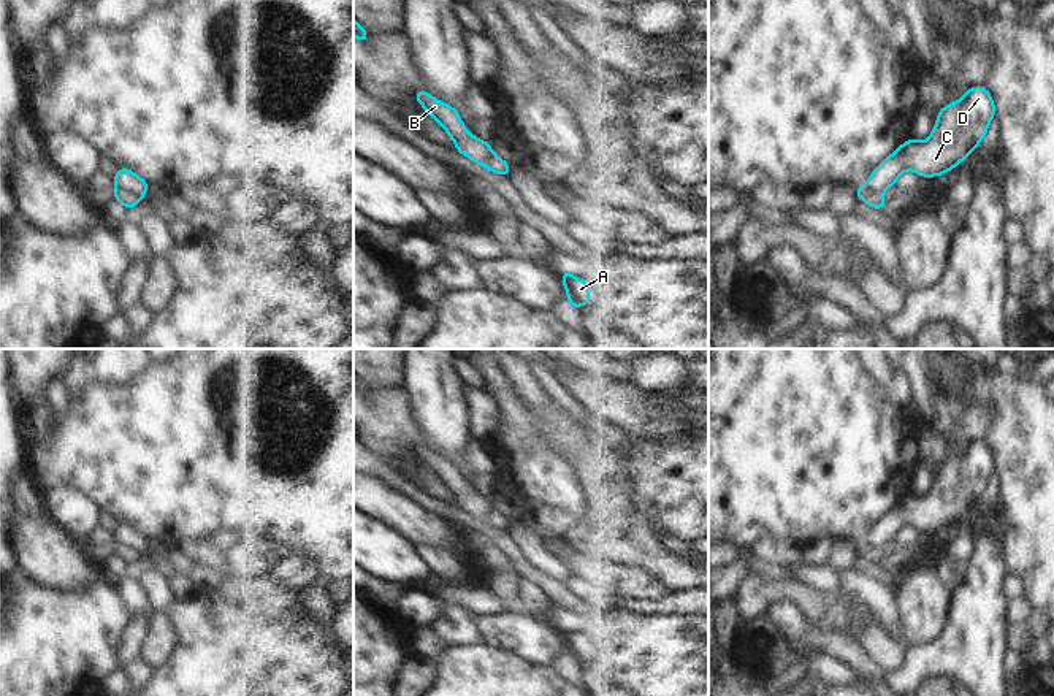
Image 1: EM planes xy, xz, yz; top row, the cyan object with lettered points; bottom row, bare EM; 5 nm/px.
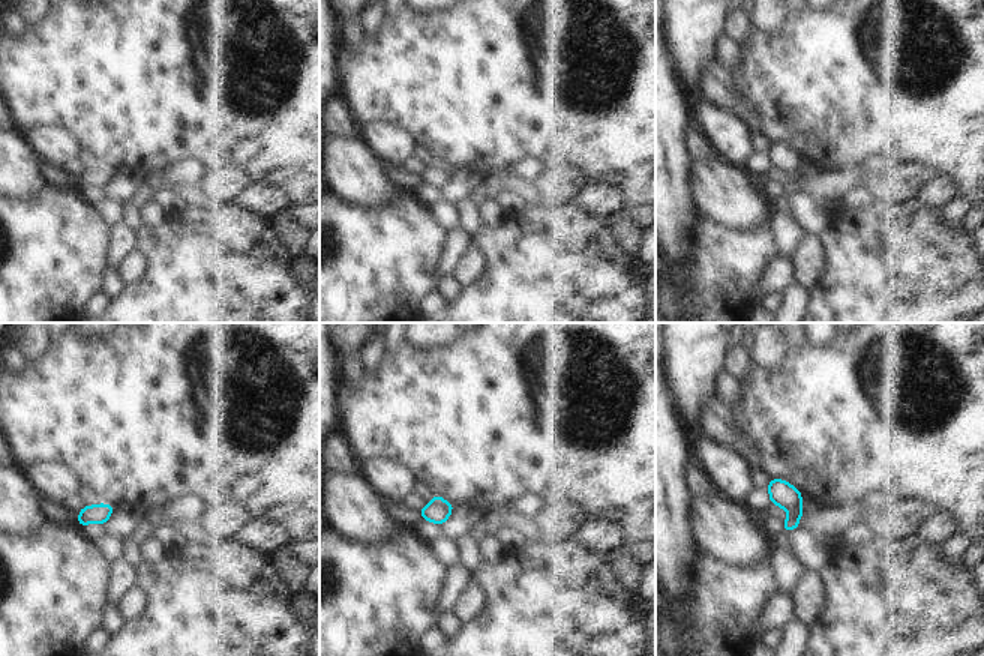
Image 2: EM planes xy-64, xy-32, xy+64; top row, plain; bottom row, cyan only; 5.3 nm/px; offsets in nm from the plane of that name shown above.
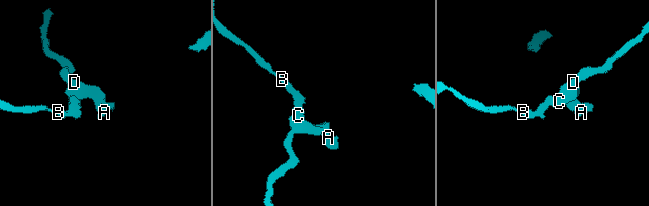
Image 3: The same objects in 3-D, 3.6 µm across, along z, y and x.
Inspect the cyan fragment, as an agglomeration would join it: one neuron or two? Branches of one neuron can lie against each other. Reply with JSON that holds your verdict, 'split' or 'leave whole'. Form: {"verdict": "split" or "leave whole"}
{"verdict": "split"}

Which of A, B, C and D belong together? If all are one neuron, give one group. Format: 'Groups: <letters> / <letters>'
Groups: A C D / B

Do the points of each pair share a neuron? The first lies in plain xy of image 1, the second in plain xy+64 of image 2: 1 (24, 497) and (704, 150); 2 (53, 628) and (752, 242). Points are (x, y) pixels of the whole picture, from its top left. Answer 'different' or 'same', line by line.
1: same
2: same

